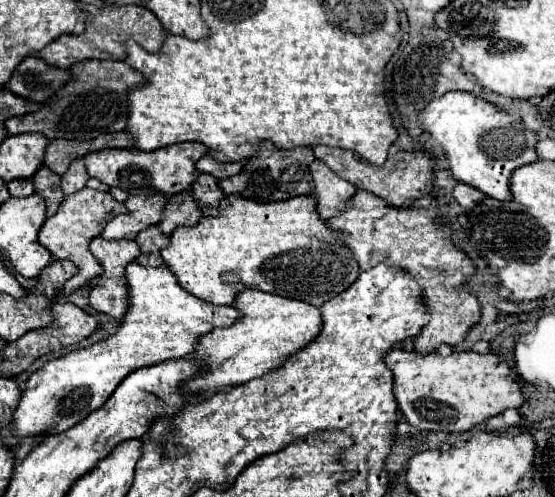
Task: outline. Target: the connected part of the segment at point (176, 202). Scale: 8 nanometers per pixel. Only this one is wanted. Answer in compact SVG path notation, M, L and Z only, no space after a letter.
M179 193L173 195L163 211L163 221L159 223L159 229L165 235L171 235L177 227L193 227L197 225L205 215L201 213L199 205L195 203L191 193Z

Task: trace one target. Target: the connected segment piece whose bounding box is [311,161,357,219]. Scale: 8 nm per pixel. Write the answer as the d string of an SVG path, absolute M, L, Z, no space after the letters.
M323 161L311 163L311 175L315 181L315 197L317 197L317 211L321 217L331 219L337 213L343 213L347 207L349 197L357 193L349 181L337 177Z

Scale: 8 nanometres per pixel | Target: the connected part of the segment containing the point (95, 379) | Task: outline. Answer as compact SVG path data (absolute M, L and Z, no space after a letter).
M133 261L127 265L127 283L131 305L115 335L93 347L53 359L29 377L13 419L13 429L19 439L27 435L59 435L71 429L91 411L99 409L129 373L167 359L189 357L195 353L199 337L241 319L237 307L219 307L185 291L167 267L143 267Z

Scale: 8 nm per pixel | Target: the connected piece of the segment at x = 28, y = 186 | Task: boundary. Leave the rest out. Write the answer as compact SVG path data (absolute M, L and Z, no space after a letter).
M13 179L7 183L7 187L13 197L29 197L35 193L31 179Z

